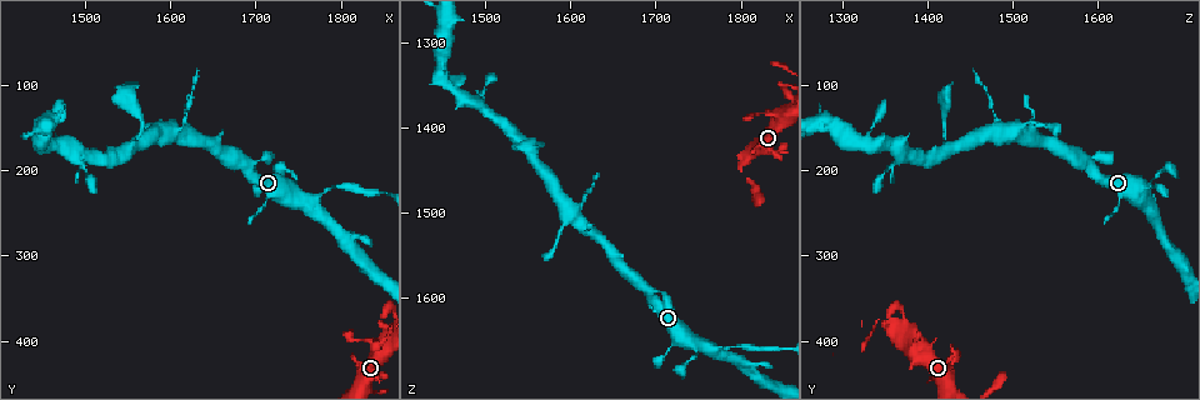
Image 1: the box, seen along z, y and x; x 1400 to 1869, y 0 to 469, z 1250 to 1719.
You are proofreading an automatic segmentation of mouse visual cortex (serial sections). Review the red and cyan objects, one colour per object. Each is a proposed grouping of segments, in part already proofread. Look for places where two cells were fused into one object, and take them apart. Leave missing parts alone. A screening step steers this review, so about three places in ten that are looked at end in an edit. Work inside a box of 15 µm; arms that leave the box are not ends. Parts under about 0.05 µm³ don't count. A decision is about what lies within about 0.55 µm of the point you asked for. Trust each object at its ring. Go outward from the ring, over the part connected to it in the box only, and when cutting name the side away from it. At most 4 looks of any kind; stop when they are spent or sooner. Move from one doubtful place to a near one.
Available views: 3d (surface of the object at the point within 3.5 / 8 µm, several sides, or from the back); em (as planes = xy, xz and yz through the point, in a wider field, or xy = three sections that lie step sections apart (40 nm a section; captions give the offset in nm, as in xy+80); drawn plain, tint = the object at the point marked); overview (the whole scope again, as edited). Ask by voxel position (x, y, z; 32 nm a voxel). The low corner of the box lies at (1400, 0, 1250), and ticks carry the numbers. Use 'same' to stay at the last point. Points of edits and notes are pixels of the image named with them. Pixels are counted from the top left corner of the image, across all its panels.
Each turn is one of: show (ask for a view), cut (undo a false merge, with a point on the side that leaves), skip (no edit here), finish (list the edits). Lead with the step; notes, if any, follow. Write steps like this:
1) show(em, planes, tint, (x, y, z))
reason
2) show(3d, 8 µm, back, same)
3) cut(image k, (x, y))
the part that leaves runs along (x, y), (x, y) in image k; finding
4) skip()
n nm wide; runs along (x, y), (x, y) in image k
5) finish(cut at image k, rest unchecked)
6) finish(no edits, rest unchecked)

show(3d, 3.5 µm, (1845, 405, 1385))
sharp bend

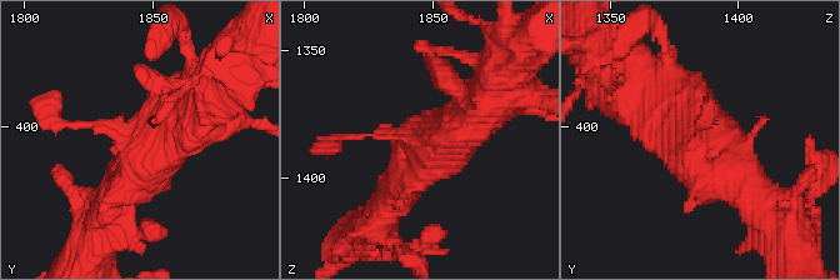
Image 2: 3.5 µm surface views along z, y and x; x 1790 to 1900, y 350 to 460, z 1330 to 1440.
skip()
runs along (120, 188), (150, 149), (104, 126), (54, 123) in image 2; all the same cell

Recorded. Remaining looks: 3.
show(3d, 8 µm, (1505, 200, 1350))
narrows sharply

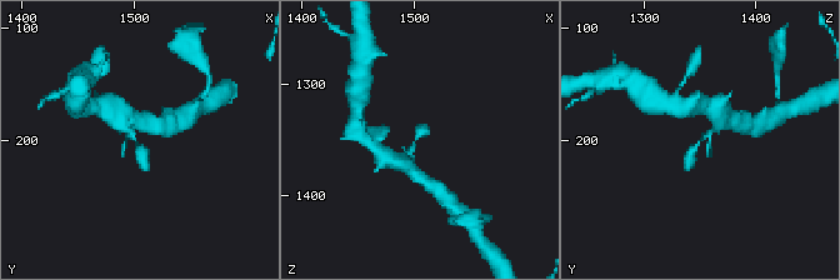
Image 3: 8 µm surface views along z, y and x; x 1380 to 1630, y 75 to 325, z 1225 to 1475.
show(3d, 3.5 µm, (1502, 206, 1350))
closer look

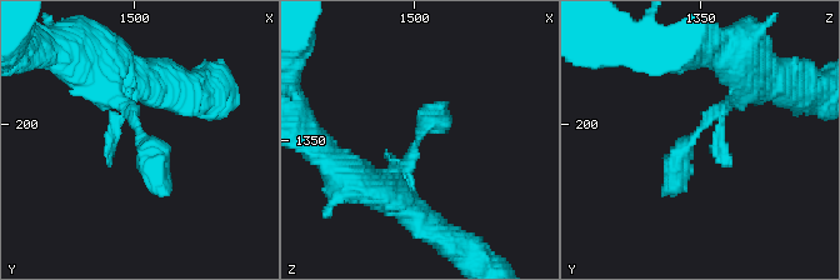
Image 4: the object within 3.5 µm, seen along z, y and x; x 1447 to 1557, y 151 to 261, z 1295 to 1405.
show(em, xy, step 2, tint, (1503, 203, 1349))
shape alone is not enough

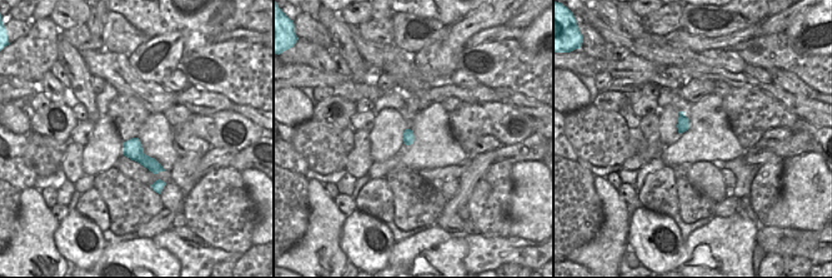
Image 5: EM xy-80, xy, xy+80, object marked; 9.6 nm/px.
skip()
runs along (746, 86), (681, 148), (663, 194) in image 4; one cell here

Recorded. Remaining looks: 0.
finish(no edits, rest unchecked)

